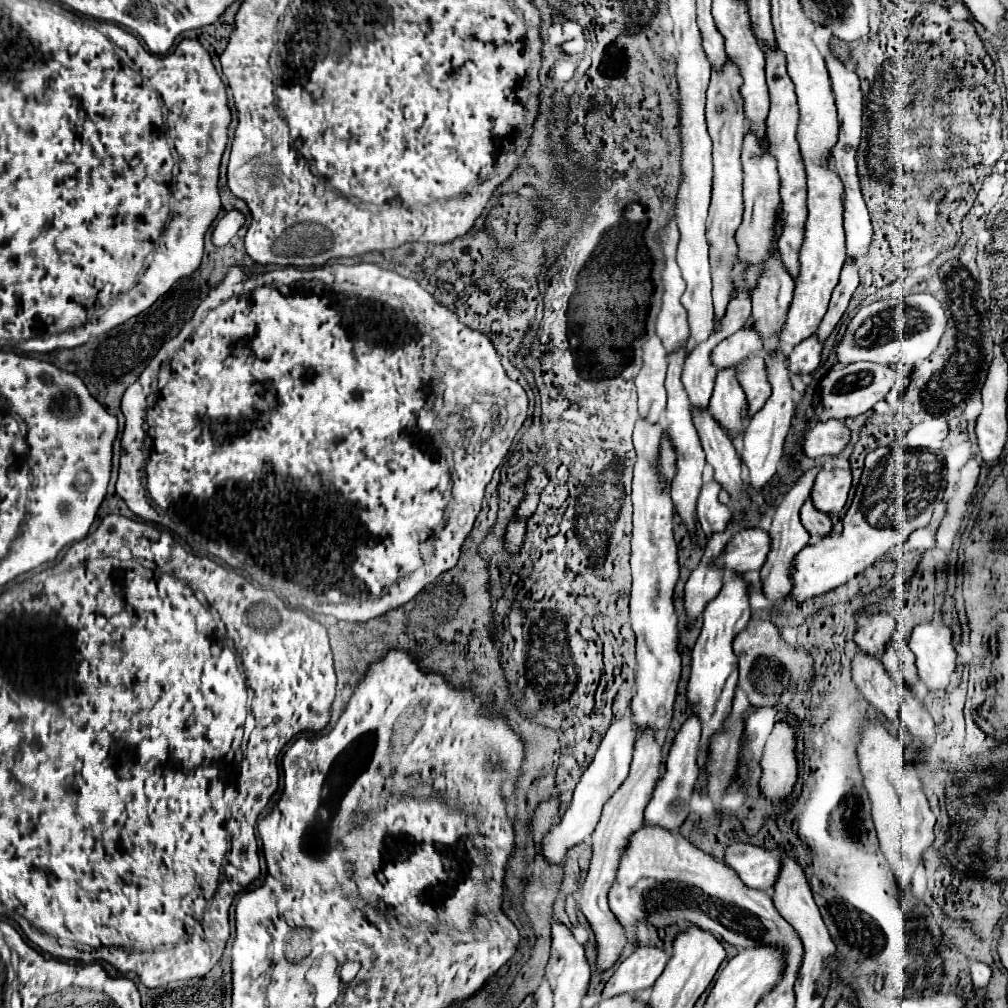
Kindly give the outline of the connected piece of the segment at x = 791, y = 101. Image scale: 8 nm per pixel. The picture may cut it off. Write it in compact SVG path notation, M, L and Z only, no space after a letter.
M776 49L766 57L766 83L770 91L770 115L766 119L768 125L768 143L770 143L770 155L778 161L778 171L782 179L782 211L784 211L784 227L778 241L778 251L782 253L782 261L786 263L786 269L794 277L798 273L798 245L802 243L802 225L806 221L806 173L802 171L802 157L798 153L798 141L796 141L796 125L798 125L798 105L794 97L794 85L790 85L790 77L786 77L786 61L782 57L782 51Z

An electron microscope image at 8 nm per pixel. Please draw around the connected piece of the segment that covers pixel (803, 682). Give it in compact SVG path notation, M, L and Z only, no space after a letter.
M752 619L748 627L734 639L734 653L740 661L738 687L746 691L752 707L776 705L780 695L792 687L792 681L794 681L794 693L800 691L808 693L814 685L816 673L810 653L806 653L806 649L800 647L798 643L790 643L788 639L784 639L780 627L776 627L772 621Z

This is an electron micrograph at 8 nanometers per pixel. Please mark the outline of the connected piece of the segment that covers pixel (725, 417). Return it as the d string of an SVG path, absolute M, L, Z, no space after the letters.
M736 365L718 371L710 397L710 413L732 437L744 431L746 423L742 421L742 413L746 413L746 397L736 377Z

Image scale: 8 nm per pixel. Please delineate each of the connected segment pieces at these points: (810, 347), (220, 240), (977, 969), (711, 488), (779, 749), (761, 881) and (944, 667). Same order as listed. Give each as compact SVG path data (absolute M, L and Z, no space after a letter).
M818 335L806 337L788 355L790 373L804 373L804 375L812 373L820 365L820 353L822 353L822 343Z
M230 209L230 211L218 221L218 225L216 225L214 233L212 233L212 243L214 243L216 247L226 245L226 243L238 233L238 229L240 229L244 223L246 223L244 213L242 213L240 209Z
M972 959L972 961L970 961L970 975L972 975L972 983L974 983L974 985L986 987L986 985L988 985L988 979L990 979L990 975L992 975L992 969L990 969L986 963Z
M710 481L702 487L702 493L698 497L698 521L700 527L708 537L712 537L714 533L722 533L726 531L726 521L730 521L732 517L732 509L722 505L718 501L718 493L722 491L722 487L716 481Z
M776 723L772 729L764 755L762 755L762 777L760 787L766 799L784 799L796 783L796 739L790 723Z
M734 843L726 849L722 863L736 871L742 883L750 889L770 893L780 869L780 857L772 851L754 847L750 843Z
M922 623L914 627L910 649L916 655L918 679L928 691L938 691L948 685L954 671L956 653L952 647L952 631L946 625Z

